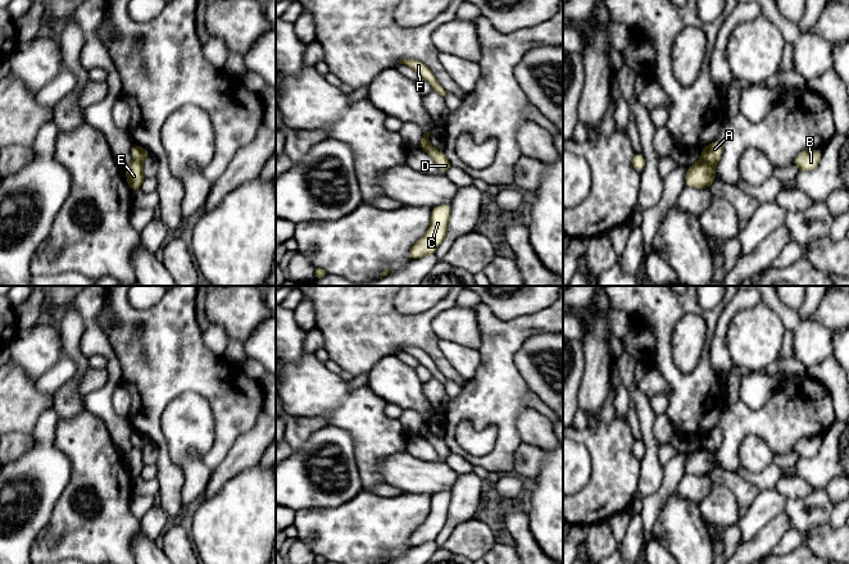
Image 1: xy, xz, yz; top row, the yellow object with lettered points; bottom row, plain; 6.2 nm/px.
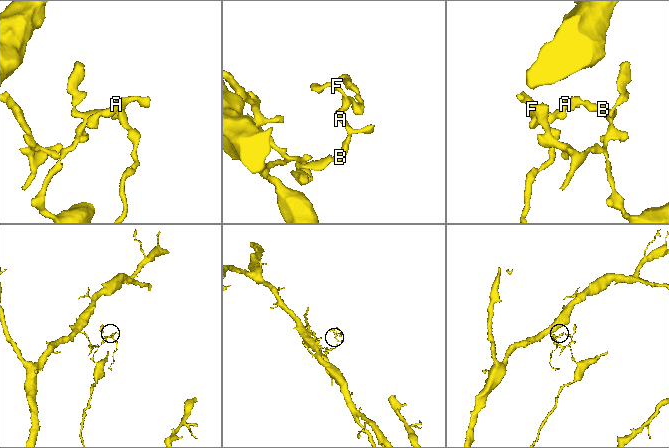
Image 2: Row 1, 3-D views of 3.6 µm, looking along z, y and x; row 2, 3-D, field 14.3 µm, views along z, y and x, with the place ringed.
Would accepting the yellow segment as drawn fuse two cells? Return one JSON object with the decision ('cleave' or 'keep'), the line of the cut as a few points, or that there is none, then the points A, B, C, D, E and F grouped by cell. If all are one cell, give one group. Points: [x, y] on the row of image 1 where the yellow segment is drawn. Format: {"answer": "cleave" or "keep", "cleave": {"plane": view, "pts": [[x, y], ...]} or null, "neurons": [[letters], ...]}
{"answer": "cleave", "cleave": {"plane": "yz", "pts": [[704, 159], [714, 165]]}, "neurons": [["A", "B", "C", "D"], ["E", "F"]]}

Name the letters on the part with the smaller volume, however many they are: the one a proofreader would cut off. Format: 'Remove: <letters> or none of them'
Remove: E, F

